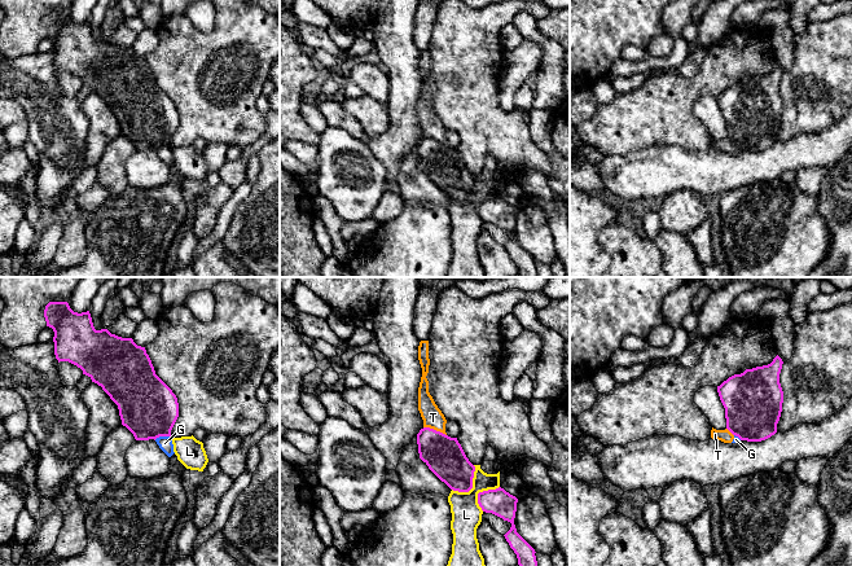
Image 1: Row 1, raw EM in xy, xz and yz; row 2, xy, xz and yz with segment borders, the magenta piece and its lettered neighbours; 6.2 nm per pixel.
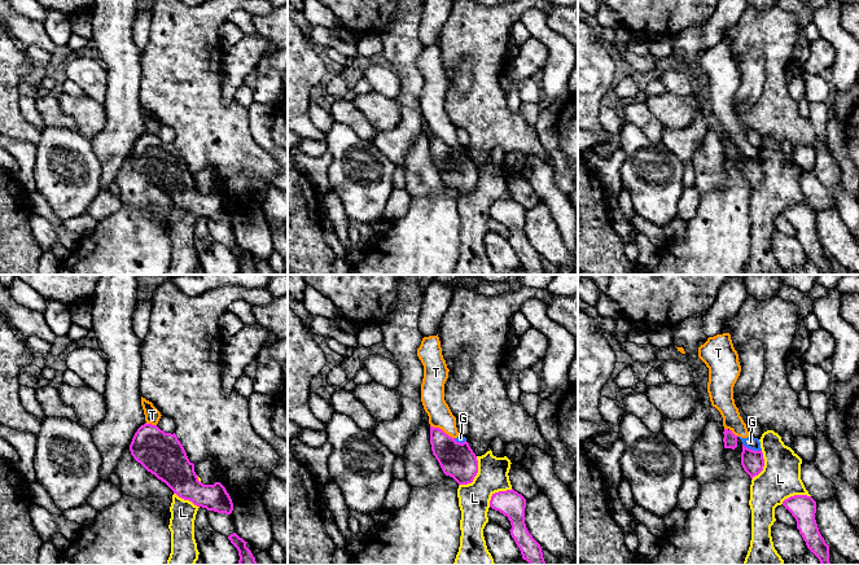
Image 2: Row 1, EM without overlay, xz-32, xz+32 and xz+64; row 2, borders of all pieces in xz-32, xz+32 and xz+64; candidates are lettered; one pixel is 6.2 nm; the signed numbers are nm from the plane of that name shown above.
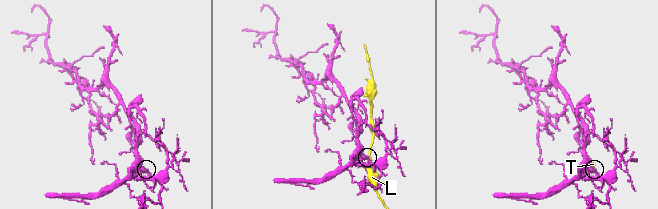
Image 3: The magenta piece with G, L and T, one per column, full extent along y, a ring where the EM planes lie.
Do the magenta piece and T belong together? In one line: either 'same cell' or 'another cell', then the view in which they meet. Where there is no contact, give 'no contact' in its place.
another cell | xz

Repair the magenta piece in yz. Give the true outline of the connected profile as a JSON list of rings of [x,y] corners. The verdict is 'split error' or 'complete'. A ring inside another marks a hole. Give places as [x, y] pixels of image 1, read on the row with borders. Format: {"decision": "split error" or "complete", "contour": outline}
{"decision": "complete", "contour": [[[777,355],[770,364],[746,369],[717,386],[726,429],[741,440],[761,442],[777,433],[783,403],[782,364]]]}

